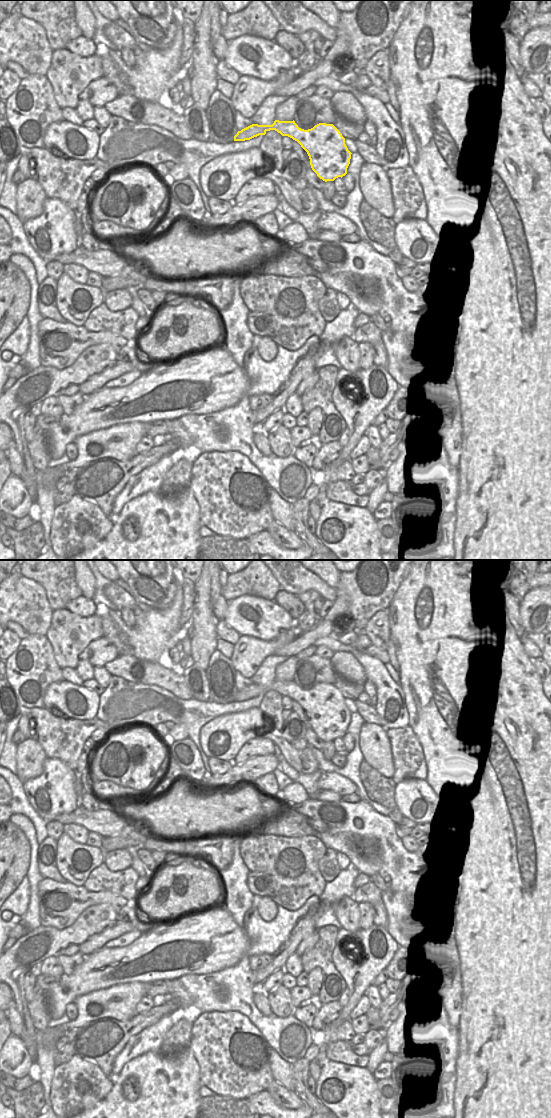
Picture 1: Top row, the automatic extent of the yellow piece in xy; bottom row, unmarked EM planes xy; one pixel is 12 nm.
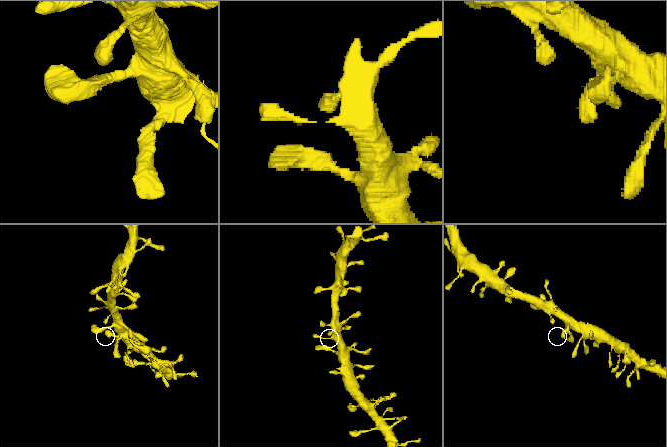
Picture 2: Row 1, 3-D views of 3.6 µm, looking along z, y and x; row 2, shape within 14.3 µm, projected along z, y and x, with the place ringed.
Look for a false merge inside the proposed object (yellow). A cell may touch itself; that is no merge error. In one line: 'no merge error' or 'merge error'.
no merge error

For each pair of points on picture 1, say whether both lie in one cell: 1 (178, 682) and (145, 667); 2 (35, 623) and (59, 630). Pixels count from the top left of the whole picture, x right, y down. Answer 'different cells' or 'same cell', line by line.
1: same cell
2: different cells

